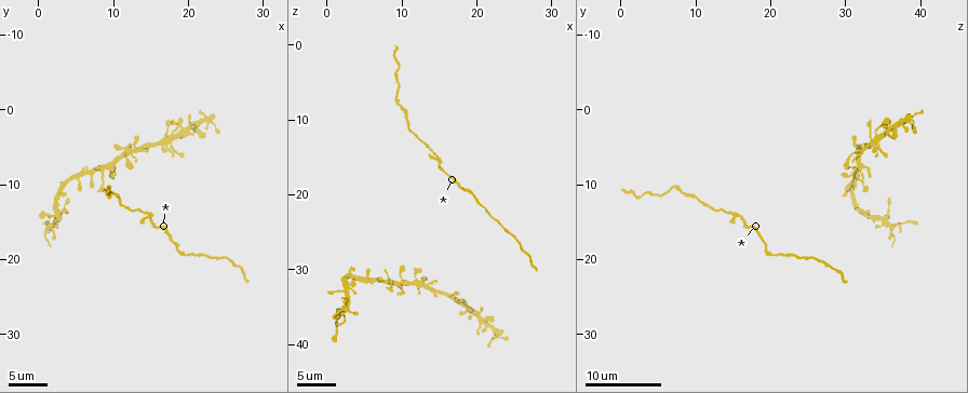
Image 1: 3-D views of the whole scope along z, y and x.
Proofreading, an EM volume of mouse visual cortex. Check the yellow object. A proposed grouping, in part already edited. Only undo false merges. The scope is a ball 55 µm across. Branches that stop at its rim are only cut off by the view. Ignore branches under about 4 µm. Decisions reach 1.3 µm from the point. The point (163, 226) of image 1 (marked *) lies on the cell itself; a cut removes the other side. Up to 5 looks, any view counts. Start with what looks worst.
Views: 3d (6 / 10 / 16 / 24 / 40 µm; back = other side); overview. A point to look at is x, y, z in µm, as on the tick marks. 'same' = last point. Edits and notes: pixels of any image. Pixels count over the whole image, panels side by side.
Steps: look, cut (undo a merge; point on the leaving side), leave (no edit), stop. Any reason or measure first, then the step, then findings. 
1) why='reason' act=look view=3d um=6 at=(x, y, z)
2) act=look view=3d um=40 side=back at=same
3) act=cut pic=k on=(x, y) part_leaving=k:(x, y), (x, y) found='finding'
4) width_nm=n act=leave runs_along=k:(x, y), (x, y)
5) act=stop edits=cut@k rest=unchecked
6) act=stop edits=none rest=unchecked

why='looks like a crossing' act=look view=3d um=16 at=(10.0, 7.0, 31.5)

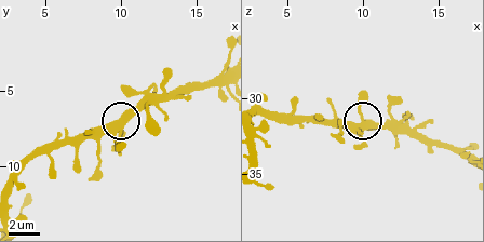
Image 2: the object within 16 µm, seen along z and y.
width_nm=460 act=leave found='continuous, no second cell'

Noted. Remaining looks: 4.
why='thick turns thin' act=look view=3d um=16 at=(1.5, 15.5, 36.5)

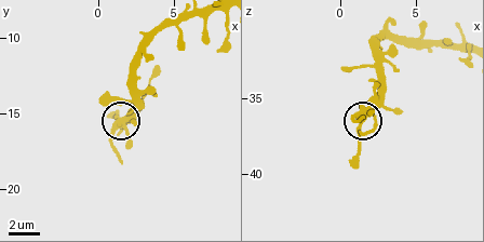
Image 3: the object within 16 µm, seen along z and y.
width_nm=370 act=leave found='all the same cell'

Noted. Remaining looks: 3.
why='looks like a crossing' act=look view=3d um=10 at=(17.5, 4.0, 34.5)

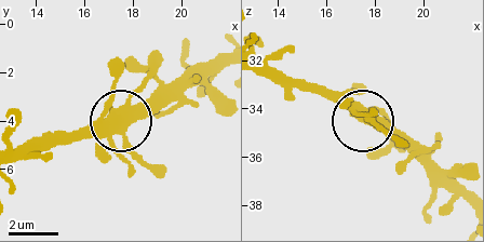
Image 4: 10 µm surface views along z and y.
width_nm=390 act=leave found='all the same cell'

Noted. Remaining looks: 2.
act=stop edits=none rest=unchecked

